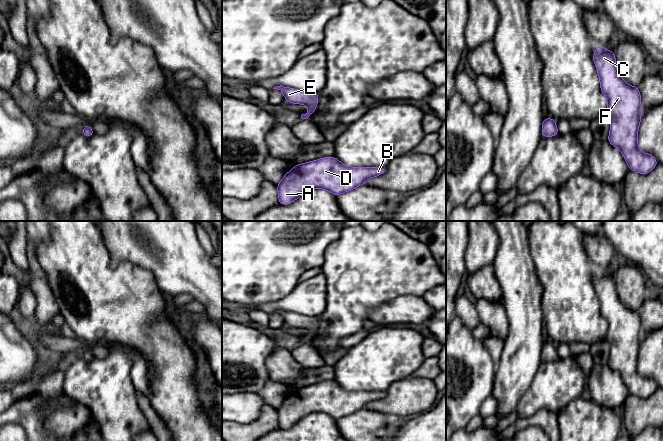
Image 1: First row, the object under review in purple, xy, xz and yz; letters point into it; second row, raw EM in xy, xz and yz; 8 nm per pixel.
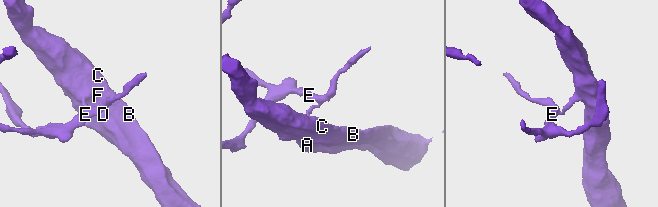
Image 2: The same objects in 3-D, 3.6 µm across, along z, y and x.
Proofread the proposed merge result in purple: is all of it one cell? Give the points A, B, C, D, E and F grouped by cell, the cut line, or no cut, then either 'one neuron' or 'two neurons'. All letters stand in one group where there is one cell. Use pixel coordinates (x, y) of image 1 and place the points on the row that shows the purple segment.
A B C D E F | no cut | one neuron

